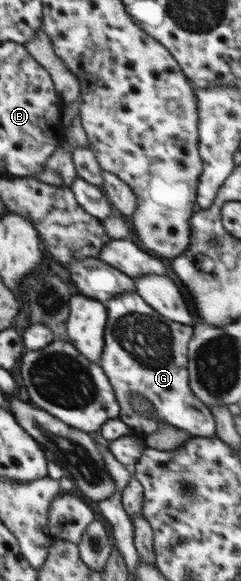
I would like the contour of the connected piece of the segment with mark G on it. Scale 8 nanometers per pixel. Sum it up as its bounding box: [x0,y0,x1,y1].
[100,291,217,437]

